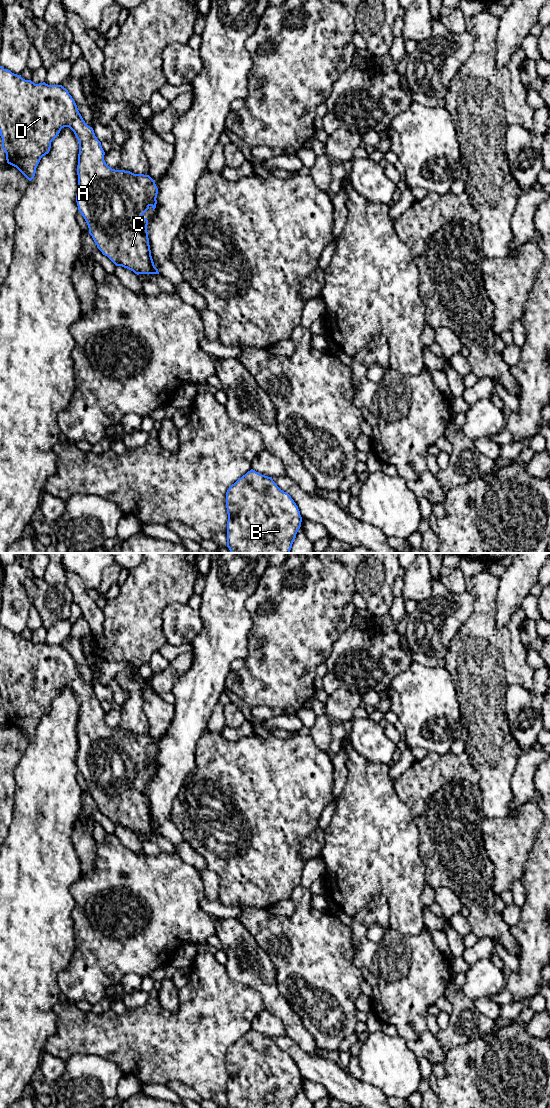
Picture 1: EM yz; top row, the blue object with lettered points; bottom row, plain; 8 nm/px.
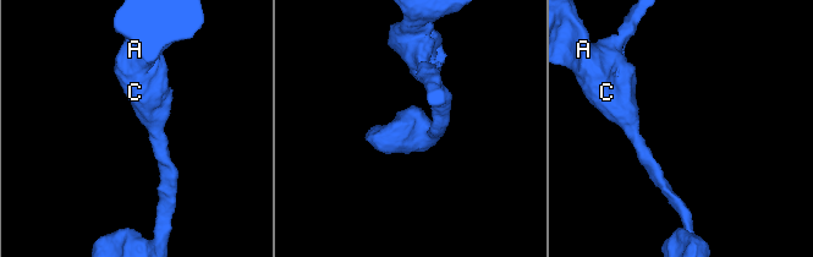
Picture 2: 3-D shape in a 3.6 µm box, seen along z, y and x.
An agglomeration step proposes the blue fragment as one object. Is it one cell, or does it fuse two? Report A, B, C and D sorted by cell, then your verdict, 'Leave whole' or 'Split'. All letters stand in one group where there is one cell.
Groups: A B C D. Leave whole

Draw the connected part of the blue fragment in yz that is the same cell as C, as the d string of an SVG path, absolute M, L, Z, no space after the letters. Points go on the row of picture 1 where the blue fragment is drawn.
M0 66L0 136L8 164L16 167L31 181L41 158L49 153L51 142L64 127L69 127L79 142L76 202L97 248L116 266L127 268L137 275L159 274L151 256L147 232L148 220L142 216L150 206L153 211L156 208L158 188L155 181L149 175L115 170L106 164L101 142L95 136L93 128L85 123L74 99L62 85L48 85L45 82L35 84L31 80L25 80L21 75L14 74Z

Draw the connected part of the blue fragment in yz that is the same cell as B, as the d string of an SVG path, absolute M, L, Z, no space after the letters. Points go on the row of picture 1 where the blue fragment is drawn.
M251 469L226 492L227 547L231 553L290 553L296 534L301 527L302 517L291 496L281 490L272 477Z

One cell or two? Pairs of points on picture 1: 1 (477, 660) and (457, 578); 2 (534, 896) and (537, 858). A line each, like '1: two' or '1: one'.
1: two
2: one

